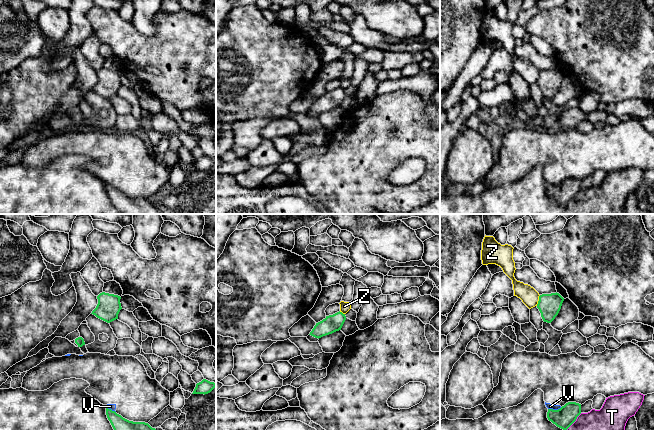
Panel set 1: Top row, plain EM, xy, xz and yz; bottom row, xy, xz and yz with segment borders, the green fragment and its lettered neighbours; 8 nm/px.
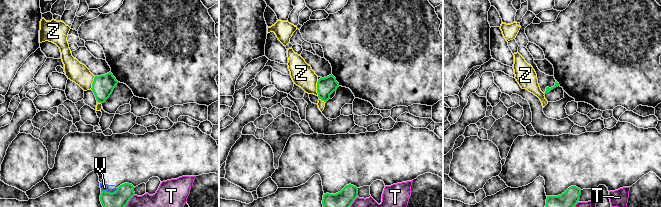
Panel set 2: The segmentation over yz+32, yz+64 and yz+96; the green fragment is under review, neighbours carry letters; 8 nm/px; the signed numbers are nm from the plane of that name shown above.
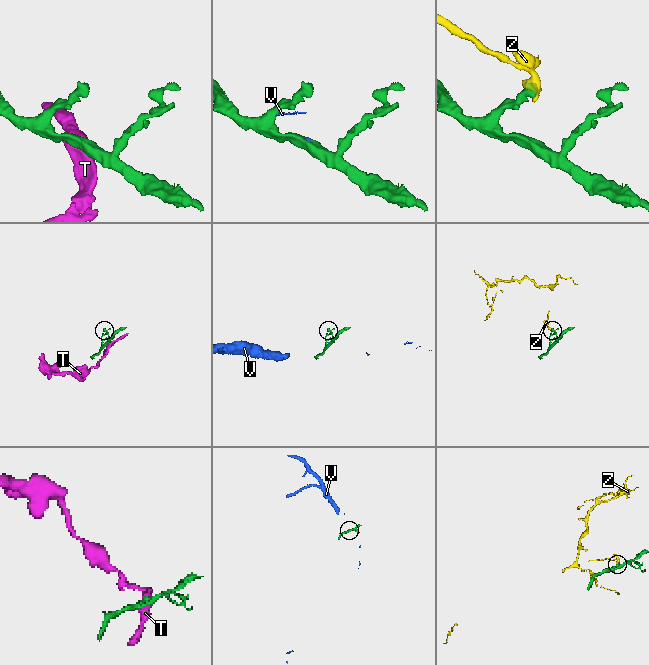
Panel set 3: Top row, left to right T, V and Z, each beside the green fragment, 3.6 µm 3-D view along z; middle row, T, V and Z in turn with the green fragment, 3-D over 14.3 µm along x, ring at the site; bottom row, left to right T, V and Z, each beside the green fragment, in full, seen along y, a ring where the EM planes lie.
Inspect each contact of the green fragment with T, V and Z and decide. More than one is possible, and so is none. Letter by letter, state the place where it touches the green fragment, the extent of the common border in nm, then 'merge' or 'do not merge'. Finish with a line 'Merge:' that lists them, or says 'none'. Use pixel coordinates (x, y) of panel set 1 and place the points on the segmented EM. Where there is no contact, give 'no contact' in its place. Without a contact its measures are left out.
T: yz (574, 421) | 180 nm | do not merge
V: yz (554, 410) | 110 nm | do not merge
Z: yz (539, 300) | 90 nm | do not merge
Merge: none

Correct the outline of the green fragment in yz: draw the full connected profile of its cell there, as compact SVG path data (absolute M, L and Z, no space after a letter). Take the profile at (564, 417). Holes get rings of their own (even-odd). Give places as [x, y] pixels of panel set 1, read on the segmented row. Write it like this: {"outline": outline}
{"outline": "M568 402L558 410L548 409L547 418L557 427L567 430L581 414L581 404Z"}

